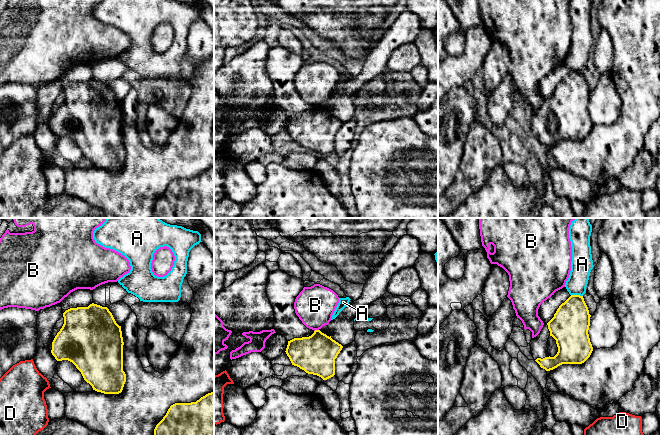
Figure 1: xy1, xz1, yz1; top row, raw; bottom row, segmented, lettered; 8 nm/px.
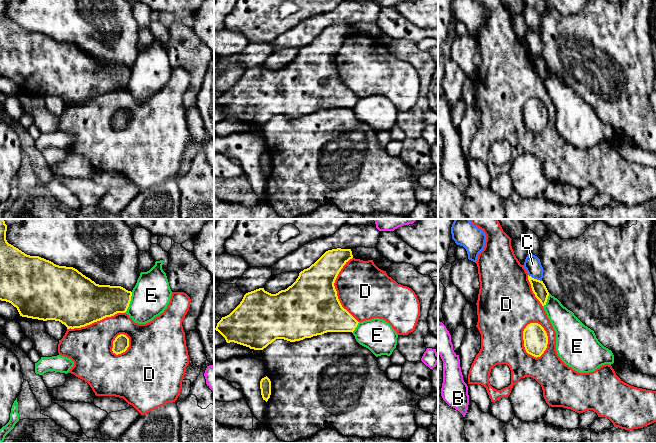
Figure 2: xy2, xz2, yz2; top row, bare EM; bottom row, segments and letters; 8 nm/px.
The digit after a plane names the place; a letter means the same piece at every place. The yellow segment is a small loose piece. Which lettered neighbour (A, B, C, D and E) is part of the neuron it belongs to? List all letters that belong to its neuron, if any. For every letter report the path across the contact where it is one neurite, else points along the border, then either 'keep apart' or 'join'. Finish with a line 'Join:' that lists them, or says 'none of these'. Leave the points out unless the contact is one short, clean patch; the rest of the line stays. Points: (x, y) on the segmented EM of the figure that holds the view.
A: border yz1 (571, 294), (582, 296); keep apart
B: keep apart
C: border yz2 (528, 274), (541, 281); keep apart
D: keep apart
E: border xy2 (132, 292), (129, 306), (124, 312); keep apart
Join: none of these

